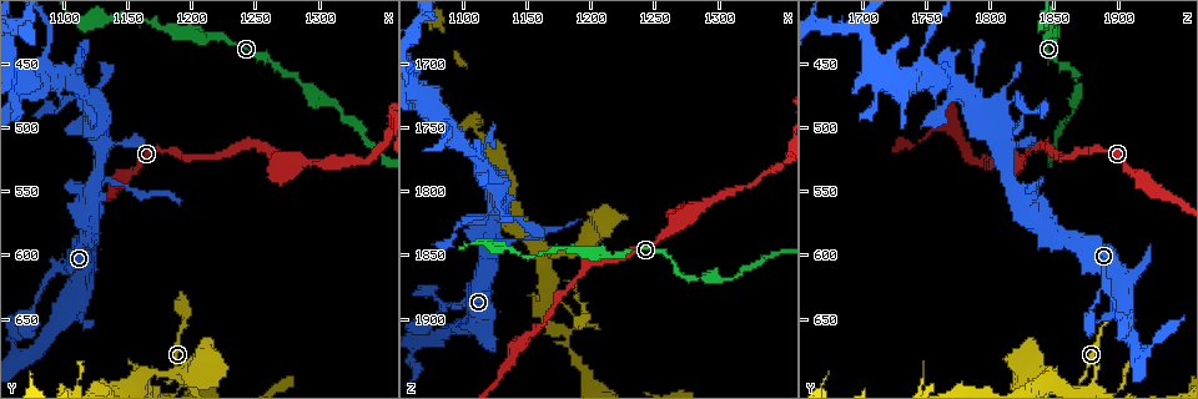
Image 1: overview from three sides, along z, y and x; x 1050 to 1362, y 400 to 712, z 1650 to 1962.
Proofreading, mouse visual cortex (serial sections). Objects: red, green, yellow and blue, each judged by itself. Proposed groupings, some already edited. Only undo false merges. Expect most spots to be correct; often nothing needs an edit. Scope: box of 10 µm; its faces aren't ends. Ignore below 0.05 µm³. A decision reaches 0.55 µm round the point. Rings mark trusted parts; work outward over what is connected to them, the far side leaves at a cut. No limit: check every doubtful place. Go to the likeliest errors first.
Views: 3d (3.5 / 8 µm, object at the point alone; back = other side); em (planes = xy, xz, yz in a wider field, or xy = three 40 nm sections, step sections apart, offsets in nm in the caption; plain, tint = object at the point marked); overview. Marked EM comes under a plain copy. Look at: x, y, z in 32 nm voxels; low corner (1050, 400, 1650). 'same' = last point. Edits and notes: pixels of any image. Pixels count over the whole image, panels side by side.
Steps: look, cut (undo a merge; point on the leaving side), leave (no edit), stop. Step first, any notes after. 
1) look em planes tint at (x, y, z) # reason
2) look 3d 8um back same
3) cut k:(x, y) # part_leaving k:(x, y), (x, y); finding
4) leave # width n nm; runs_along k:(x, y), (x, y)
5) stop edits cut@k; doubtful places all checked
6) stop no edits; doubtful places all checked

look 3d 8um back at (1086, 622, 1892) # side arm on a straight run

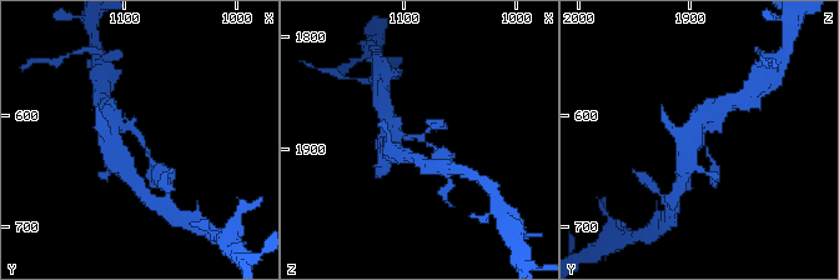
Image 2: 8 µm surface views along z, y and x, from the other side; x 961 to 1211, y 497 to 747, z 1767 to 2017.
look em xy step 2 tint same # arms 3; arm_widths 150, 150, 350 nm

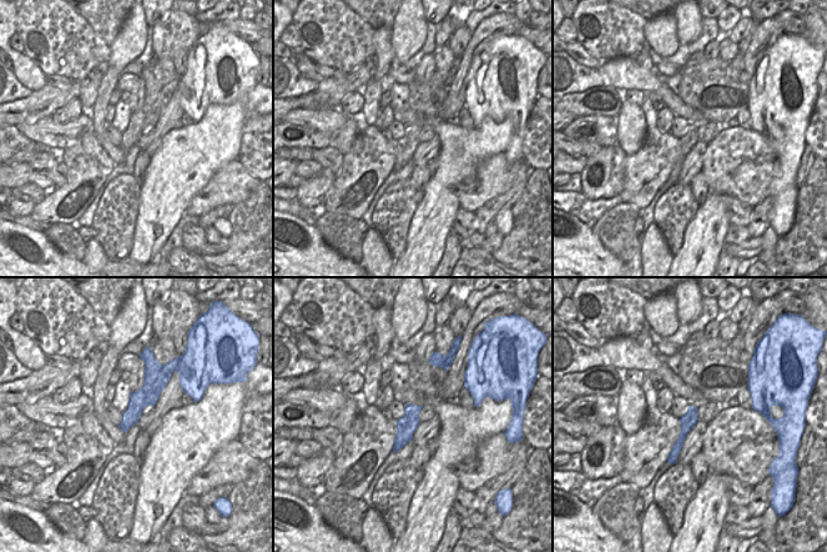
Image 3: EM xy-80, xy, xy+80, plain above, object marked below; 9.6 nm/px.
leave # runs_along 2:(110, 115), (139, 136), (155, 169); one cell here

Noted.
look 3d 3.5um at (1176, 694, 1846) # three arms meet

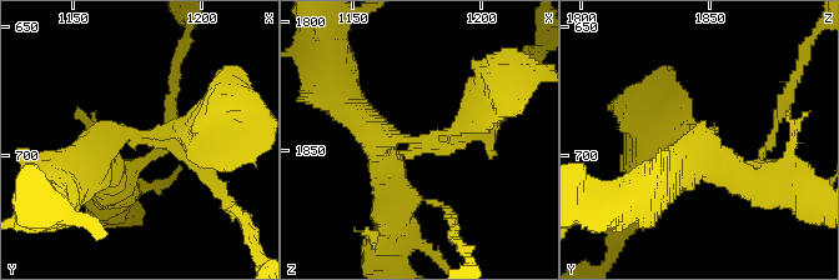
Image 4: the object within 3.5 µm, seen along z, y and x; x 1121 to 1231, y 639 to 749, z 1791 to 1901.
look em xy step 1 tint at (1176, 693, 1847) # arms 3; arm_widths 150, 250, 400 nm

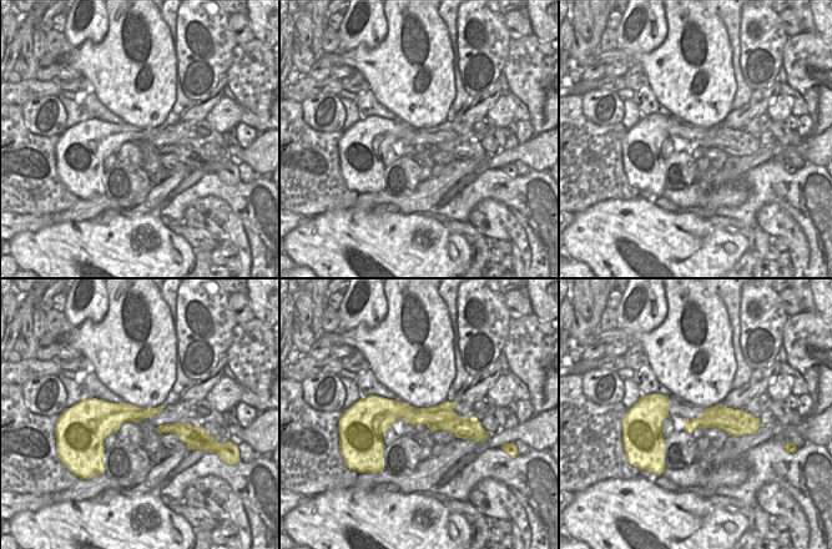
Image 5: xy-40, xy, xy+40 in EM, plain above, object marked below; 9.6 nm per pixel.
cut 4:(485, 138) # width 240 nm; two cells meet here

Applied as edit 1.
look 3d 8um back at (1122, 552, 1834) # small branch off a trunk

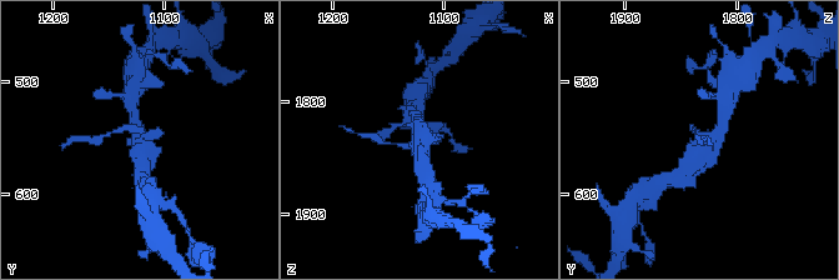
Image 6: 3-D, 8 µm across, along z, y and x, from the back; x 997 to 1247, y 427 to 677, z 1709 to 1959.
look em planes tint same # need the tissue

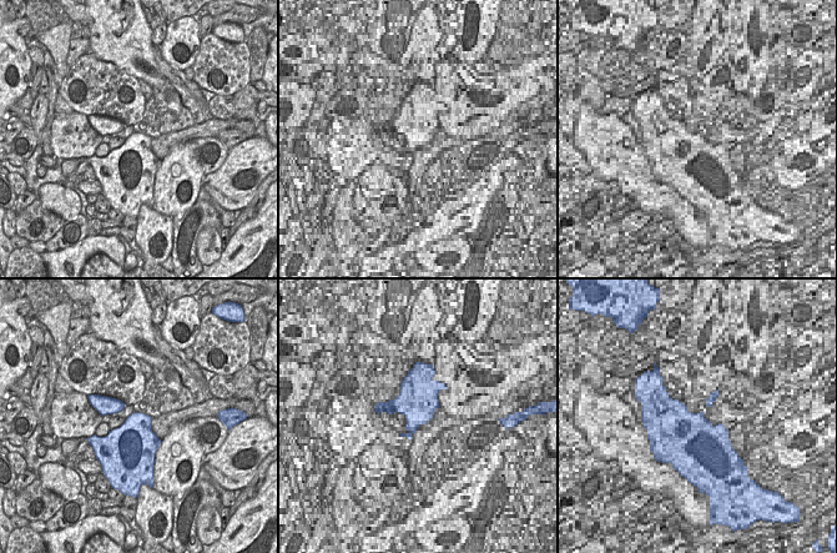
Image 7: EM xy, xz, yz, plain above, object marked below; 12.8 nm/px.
leave # width 480 nm; runs_along 6:(678, 175), (693, 164), (724, 120); one cell here

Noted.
stop edits cut@4; doubtful places all checked

